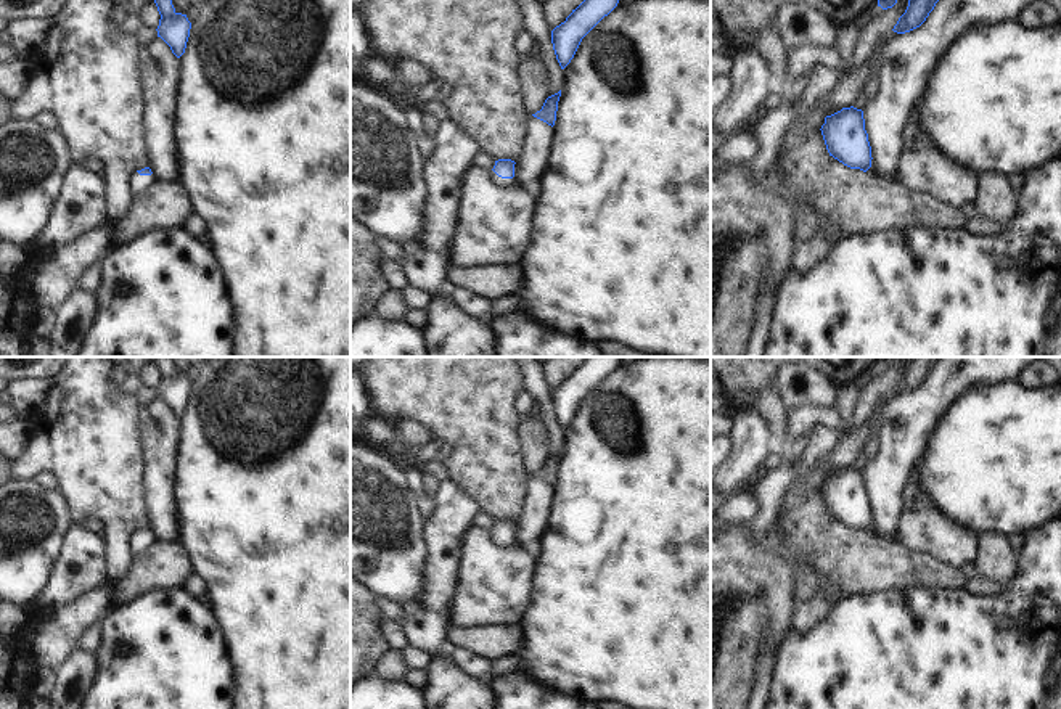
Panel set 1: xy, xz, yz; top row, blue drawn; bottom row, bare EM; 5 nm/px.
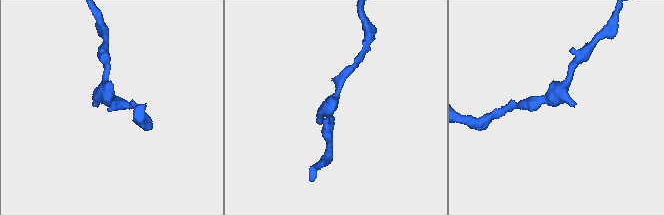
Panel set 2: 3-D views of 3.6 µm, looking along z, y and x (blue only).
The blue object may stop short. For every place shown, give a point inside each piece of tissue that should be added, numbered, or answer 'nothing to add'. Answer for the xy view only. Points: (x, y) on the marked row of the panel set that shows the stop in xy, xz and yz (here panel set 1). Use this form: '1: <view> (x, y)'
1: xy (139, 184)

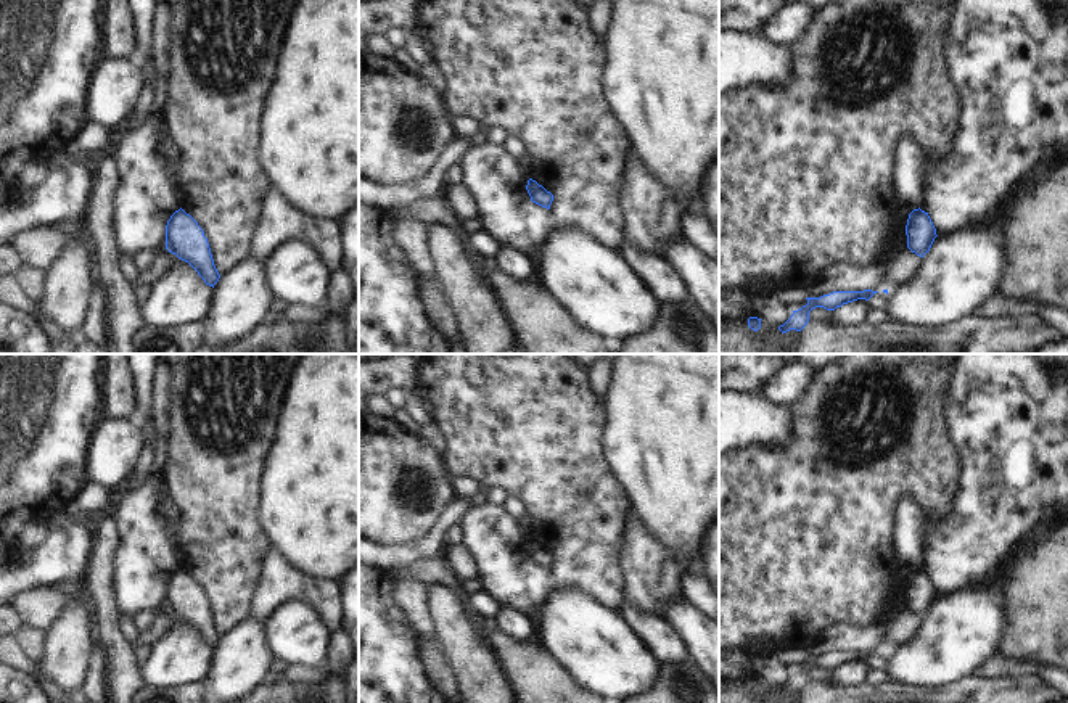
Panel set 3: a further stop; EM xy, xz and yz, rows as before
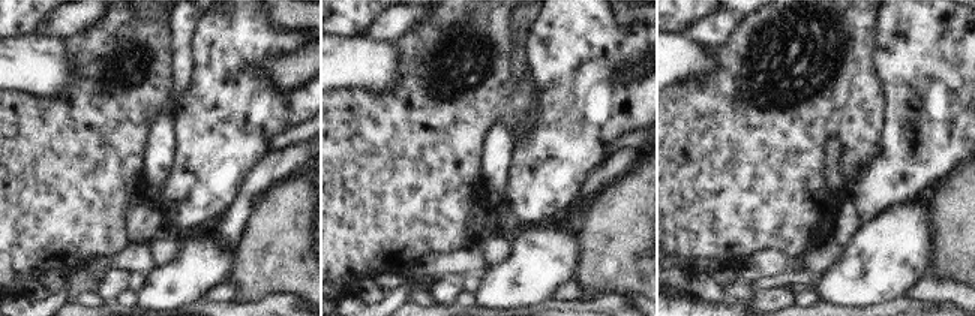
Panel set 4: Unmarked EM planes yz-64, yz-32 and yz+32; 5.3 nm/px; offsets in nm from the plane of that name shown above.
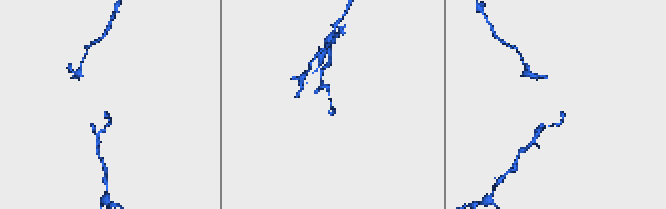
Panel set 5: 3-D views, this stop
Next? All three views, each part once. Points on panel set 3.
nothing to add

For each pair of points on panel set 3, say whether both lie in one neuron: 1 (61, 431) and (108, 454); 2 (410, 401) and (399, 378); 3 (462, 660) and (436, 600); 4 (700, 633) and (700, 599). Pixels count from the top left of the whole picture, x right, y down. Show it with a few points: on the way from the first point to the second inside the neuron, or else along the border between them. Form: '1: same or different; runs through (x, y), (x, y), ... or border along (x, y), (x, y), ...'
1: different; border along (98, 422), (89, 443), (84, 481)
2: different; border along (415, 388), (406, 393)
3: same; runs through (460, 645), (452, 633), (447, 615)
4: different; border along (682, 596), (702, 613)

